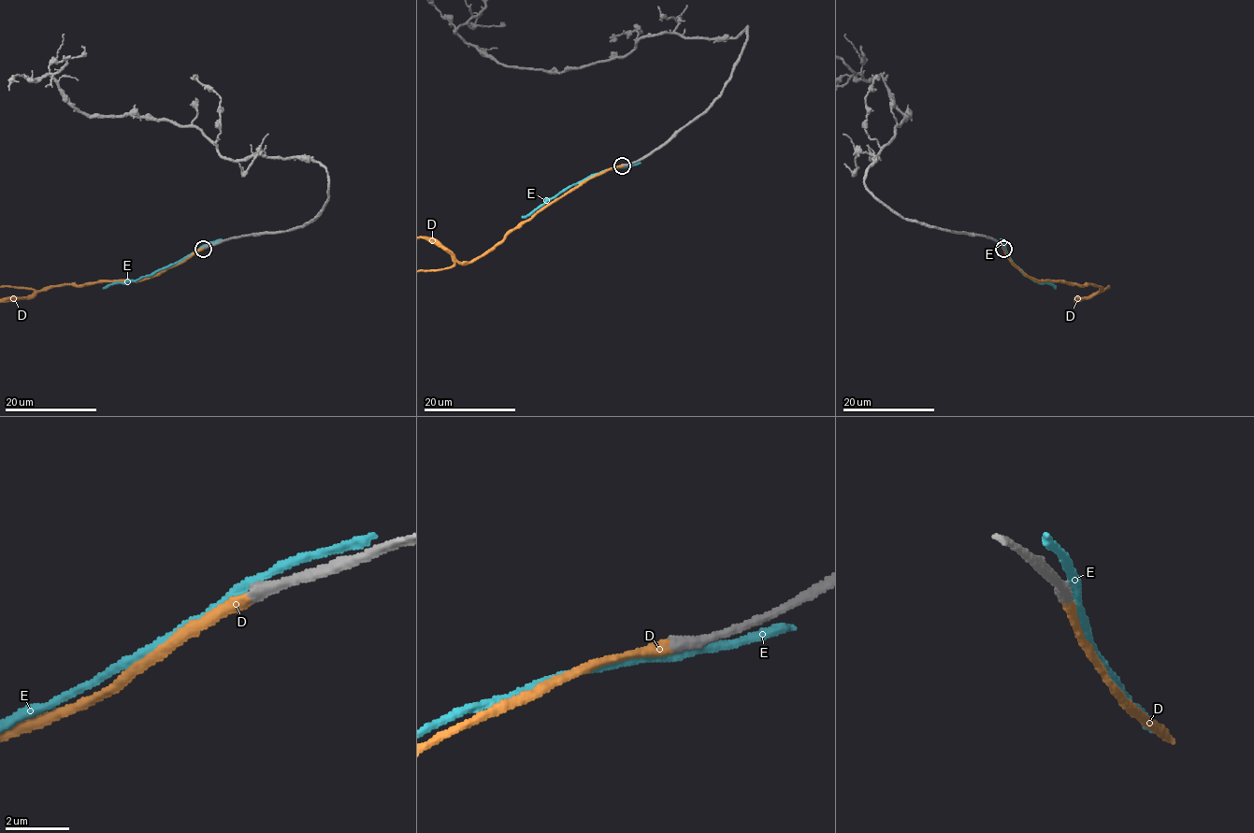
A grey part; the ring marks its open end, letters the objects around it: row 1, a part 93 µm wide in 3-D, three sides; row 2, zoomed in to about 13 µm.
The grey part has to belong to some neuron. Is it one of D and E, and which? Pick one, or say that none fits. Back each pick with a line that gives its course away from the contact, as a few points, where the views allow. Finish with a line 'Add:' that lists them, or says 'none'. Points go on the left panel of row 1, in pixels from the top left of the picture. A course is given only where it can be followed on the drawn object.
Add: D

